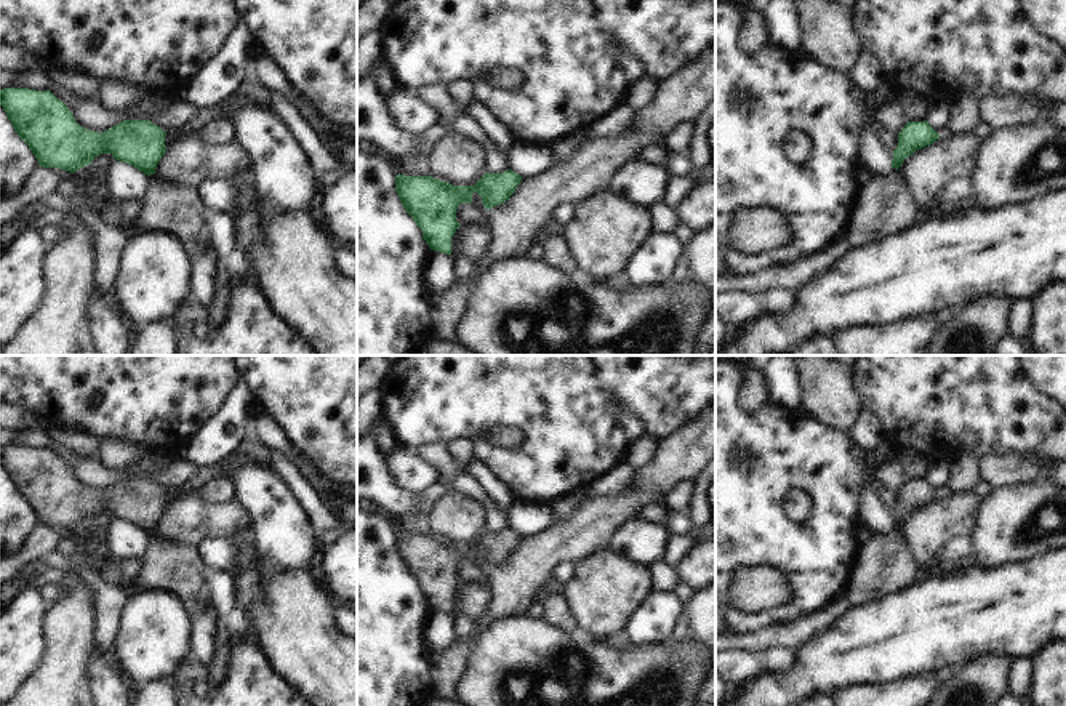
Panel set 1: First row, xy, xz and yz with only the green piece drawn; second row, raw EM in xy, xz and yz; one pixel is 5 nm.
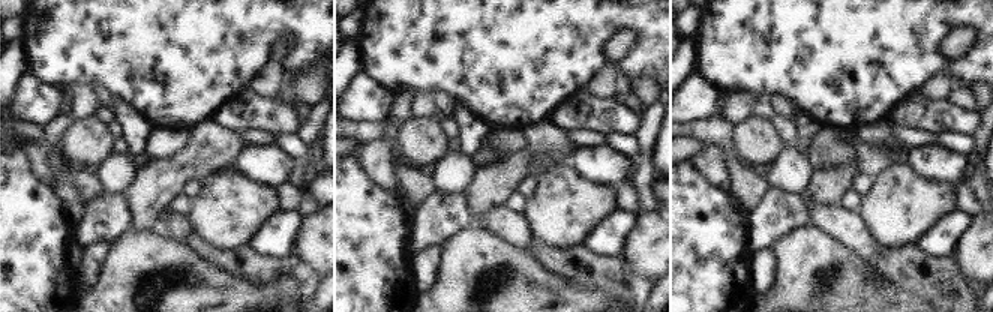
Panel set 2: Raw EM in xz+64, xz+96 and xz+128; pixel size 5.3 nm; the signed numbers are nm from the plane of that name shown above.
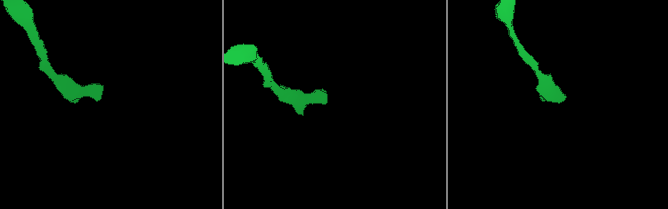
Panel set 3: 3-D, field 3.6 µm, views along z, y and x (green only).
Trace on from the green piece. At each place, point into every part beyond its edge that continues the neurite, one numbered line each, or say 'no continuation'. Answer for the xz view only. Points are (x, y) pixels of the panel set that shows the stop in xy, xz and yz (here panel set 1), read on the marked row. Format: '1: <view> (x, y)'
no continuation

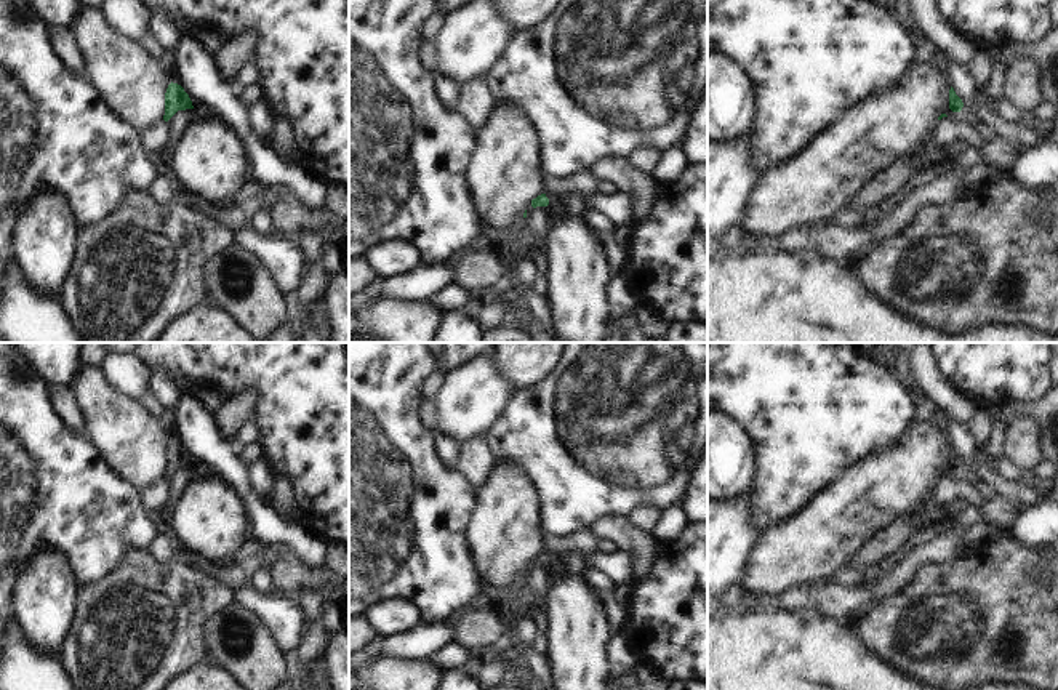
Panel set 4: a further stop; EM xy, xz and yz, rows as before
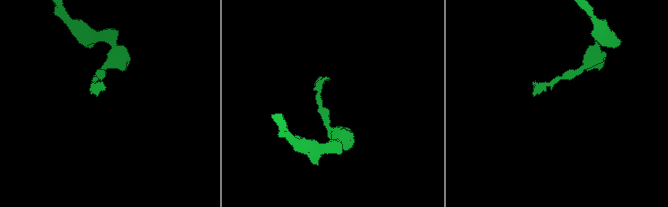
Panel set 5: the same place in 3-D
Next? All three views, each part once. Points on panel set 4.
1: xy (178, 122)

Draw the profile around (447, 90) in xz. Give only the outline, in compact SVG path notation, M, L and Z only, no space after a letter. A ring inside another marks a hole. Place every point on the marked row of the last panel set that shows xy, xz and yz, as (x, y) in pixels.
M434 75L434 94L448 110L456 110L459 85L445 75Z

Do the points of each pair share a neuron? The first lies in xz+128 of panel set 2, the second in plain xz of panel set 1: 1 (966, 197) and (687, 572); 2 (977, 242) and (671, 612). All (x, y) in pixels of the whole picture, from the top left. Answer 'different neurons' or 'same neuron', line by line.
1: different neurons
2: different neurons

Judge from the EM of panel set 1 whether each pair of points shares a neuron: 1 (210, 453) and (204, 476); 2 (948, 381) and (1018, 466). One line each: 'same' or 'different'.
1: different
2: different

